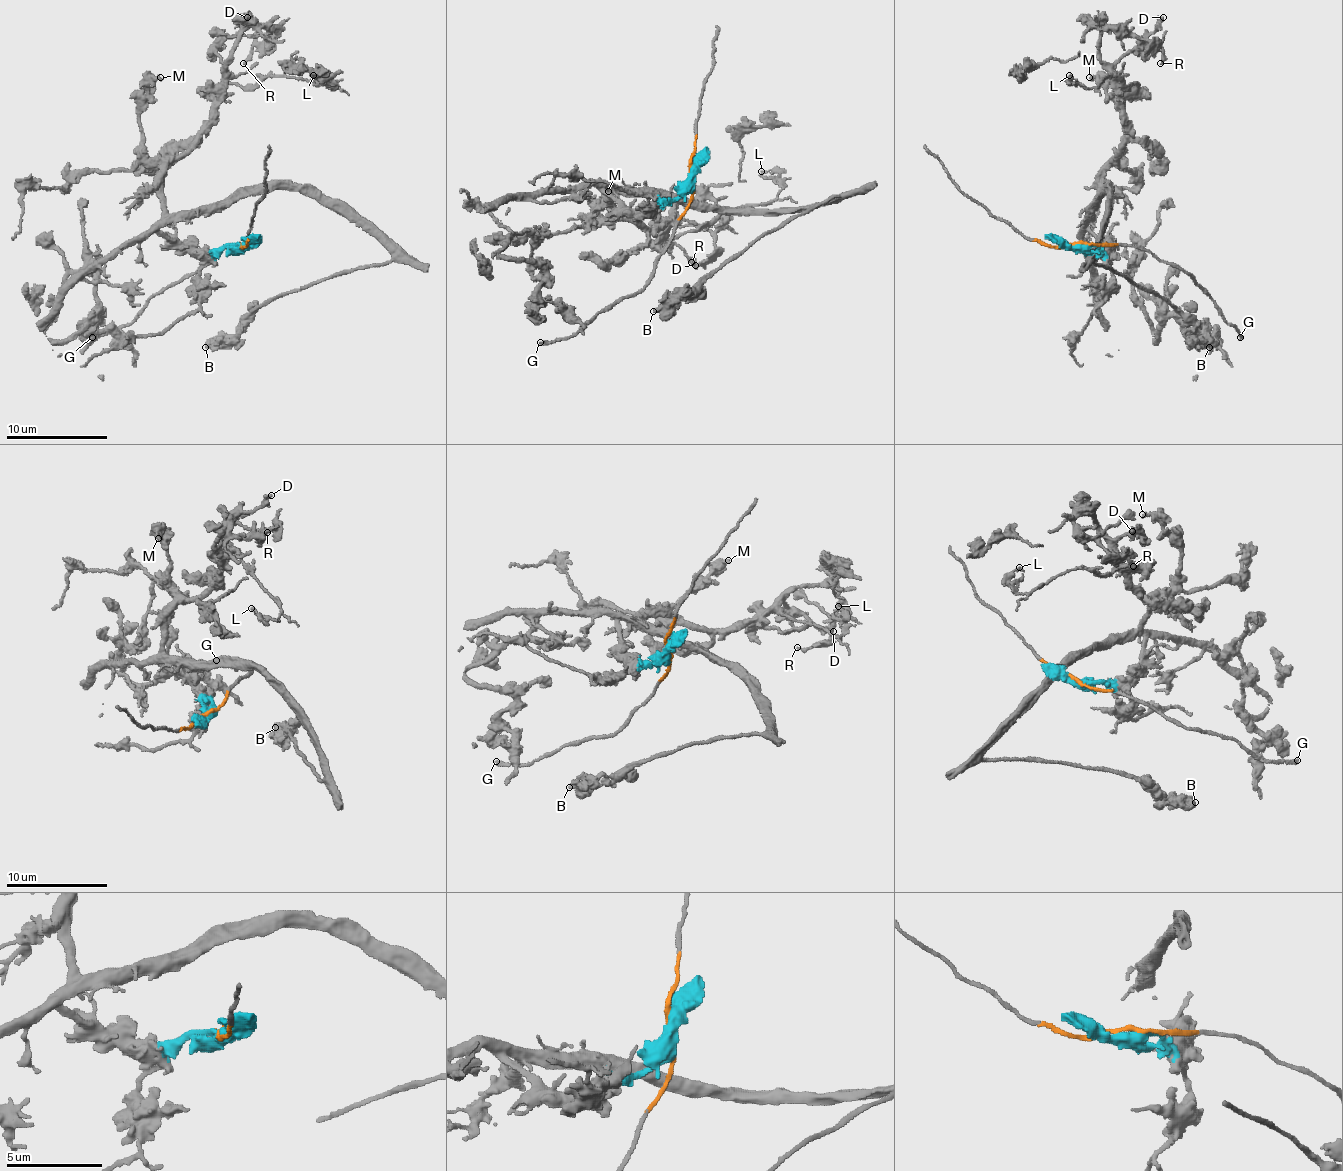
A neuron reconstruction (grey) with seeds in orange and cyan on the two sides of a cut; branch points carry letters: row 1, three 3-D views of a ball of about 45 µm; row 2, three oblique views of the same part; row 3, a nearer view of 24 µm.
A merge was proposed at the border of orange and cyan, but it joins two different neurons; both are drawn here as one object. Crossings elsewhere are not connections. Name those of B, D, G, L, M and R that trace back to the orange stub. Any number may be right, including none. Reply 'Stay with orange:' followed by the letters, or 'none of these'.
Stay with orange: G

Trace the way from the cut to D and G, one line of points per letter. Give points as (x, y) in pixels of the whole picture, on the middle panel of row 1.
D: (691, 178), (676, 198), (645, 208), (625, 208), (605, 191), (638, 226), (671, 216), (663, 236), (696, 264)
G: (691, 178), (693, 198), (650, 279), (567, 337), (539, 342)

